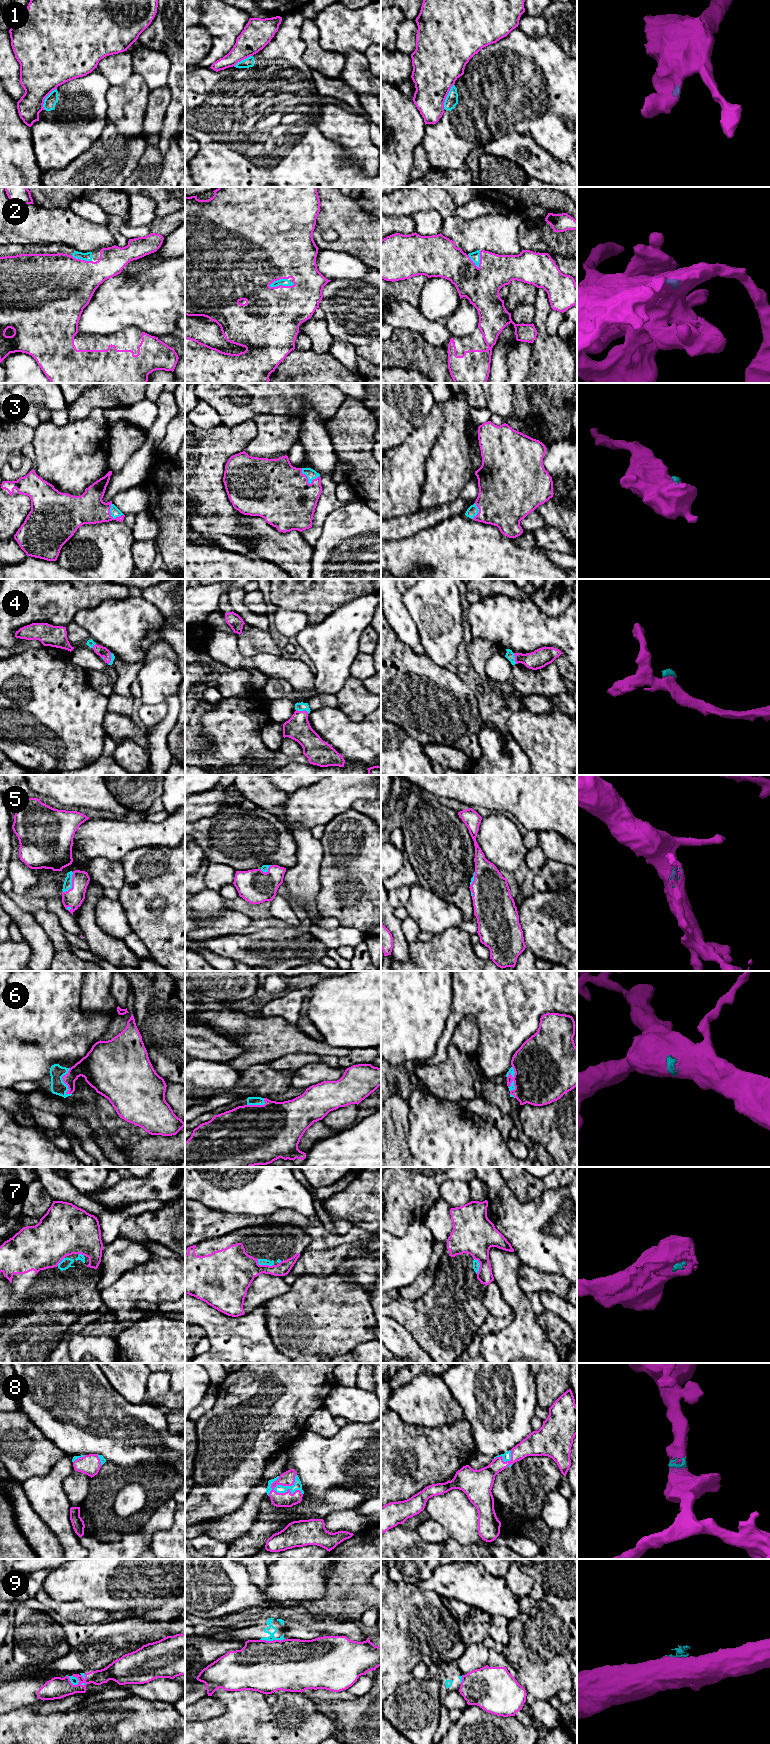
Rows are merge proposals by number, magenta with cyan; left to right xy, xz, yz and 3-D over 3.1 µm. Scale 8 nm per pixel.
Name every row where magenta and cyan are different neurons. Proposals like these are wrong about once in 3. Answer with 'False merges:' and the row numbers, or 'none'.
False merges: 1, 2, 9

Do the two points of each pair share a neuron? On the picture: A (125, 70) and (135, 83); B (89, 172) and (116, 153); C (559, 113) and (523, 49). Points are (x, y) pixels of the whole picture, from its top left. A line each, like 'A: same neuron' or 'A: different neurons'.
A: different neurons
B: same neuron
C: same neuron

